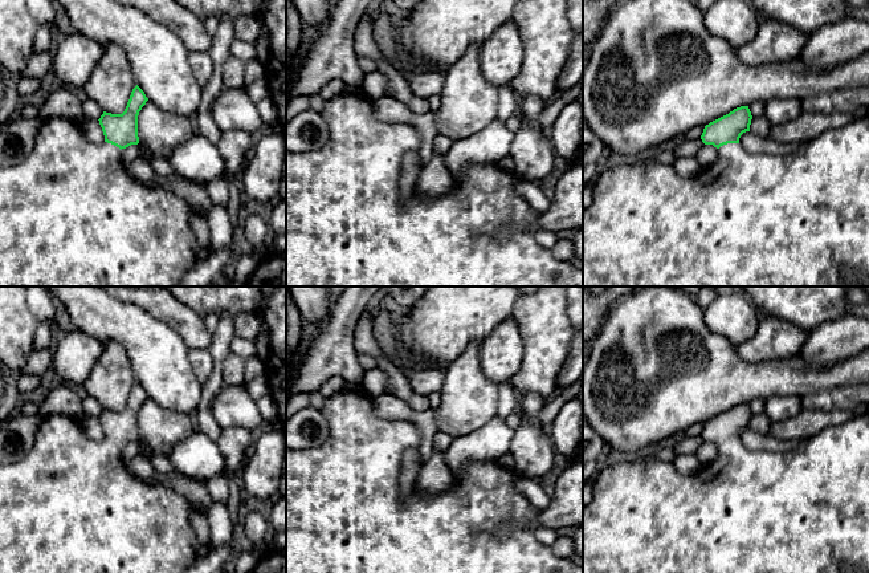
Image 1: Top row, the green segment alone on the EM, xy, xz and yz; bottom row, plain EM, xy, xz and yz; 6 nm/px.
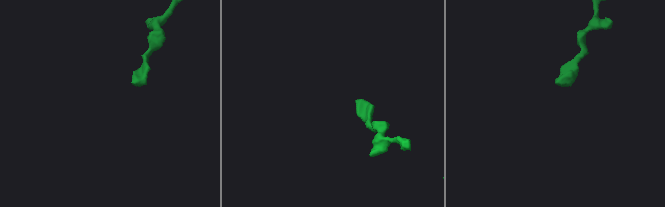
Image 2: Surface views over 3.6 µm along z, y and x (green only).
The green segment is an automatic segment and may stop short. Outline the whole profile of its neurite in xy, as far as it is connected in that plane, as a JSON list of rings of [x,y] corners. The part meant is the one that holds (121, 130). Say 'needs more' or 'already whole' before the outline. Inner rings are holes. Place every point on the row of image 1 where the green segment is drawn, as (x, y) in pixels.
needs more; [[[136,85],[122,114],[103,111],[98,119],[105,135],[103,143],[87,141],[79,122],[66,118],[44,121],[25,160],[0,167],[0,286],[178,286],[181,277],[196,264],[200,245],[189,224],[193,208],[172,191],[143,184],[127,171],[122,160],[122,150],[139,143],[138,115],[147,101],[144,92]]]

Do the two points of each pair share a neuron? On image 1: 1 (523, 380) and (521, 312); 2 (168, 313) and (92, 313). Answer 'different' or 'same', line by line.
1: same
2: different

